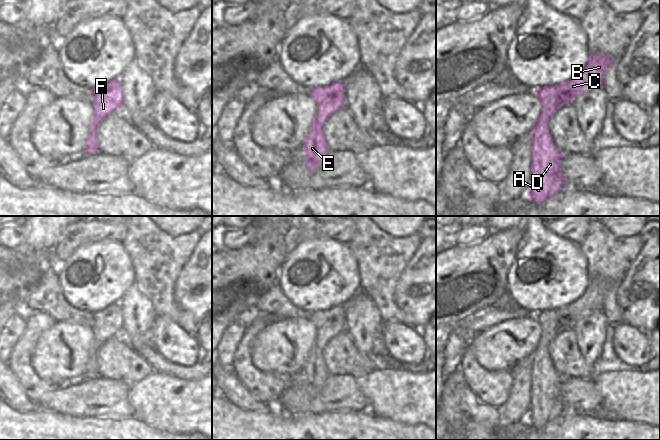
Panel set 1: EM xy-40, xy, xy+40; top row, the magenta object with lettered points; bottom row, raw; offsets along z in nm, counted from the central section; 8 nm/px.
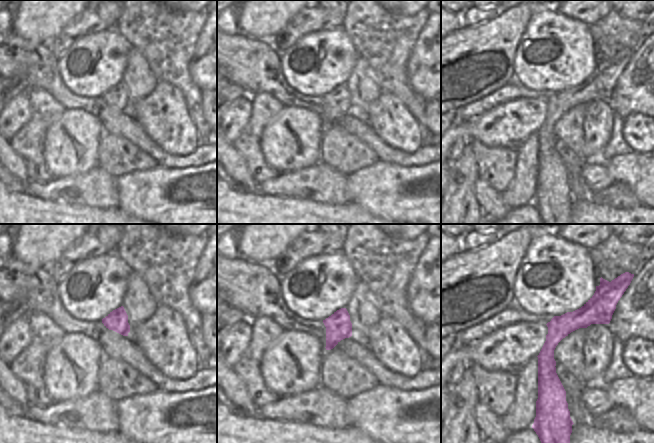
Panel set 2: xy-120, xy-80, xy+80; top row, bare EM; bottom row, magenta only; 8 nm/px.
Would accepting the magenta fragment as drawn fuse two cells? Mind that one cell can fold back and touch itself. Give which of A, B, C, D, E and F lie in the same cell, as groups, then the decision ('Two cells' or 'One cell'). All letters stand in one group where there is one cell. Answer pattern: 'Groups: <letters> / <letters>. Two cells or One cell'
Groups: A D E F / B C. Two cells.

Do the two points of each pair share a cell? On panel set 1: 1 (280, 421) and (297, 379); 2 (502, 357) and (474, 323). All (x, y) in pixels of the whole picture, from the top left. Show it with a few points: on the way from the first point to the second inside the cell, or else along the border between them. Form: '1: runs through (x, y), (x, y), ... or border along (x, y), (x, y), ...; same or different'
1: border along (284, 412), (288, 415), (305, 414); different
2: border along (502, 320), (476, 333), (472, 337); different

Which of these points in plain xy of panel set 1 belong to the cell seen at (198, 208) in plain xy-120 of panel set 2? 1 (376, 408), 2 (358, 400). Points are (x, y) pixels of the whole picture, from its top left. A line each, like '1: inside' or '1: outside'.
1: inside
2: outside

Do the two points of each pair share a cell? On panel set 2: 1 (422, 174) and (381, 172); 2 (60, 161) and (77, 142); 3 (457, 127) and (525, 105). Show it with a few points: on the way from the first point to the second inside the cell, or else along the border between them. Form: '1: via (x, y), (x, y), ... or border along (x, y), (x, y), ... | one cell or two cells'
1: via (412, 174), (391, 172) | one cell
2: via (64, 156), (72, 147) | one cell
3: via (474, 127), (502, 122), (508, 116) | one cell

